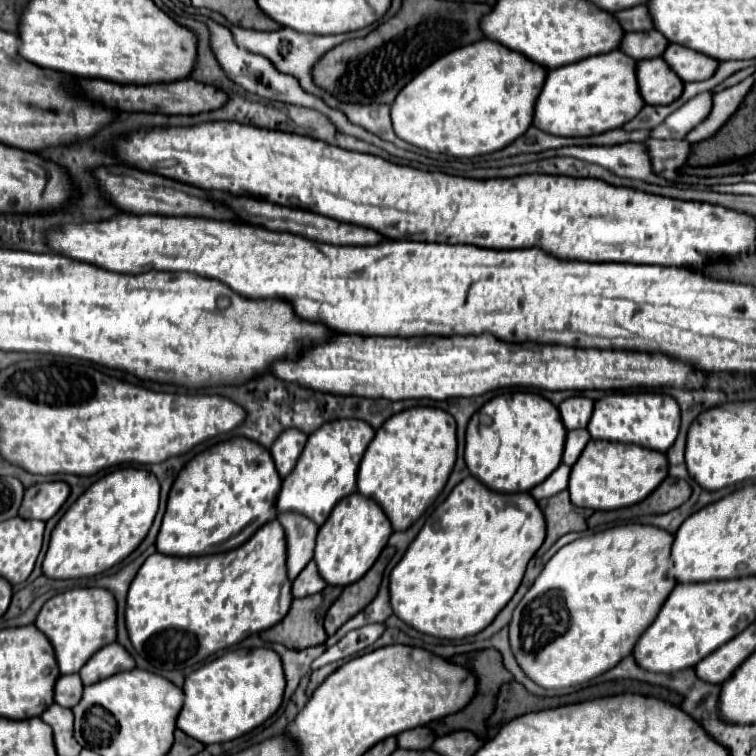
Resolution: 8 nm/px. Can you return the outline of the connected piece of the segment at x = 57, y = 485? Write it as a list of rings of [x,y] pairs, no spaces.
[[[41,482],[25,490],[23,504],[19,508],[21,518],[49,520],[67,500],[69,486],[65,482]]]

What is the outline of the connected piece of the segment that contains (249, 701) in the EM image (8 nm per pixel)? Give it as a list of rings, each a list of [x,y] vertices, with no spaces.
[[[271,648],[231,650],[221,658],[191,672],[183,686],[185,706],[177,718],[177,728],[189,732],[203,744],[227,742],[247,734],[277,712],[283,702],[285,674],[281,656]]]

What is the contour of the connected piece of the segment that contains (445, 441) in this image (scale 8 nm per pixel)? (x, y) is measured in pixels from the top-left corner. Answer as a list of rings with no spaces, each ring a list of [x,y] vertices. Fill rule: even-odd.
[[[415,406],[391,416],[375,434],[359,466],[357,488],[363,496],[373,498],[389,516],[393,530],[407,530],[439,496],[457,456],[457,424],[455,418],[441,408]]]

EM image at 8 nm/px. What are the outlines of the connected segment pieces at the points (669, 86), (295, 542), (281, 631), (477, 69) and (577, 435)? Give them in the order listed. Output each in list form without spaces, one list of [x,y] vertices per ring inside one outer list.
[[[663,58],[641,60],[637,68],[641,96],[647,104],[669,104],[683,94],[685,82],[669,70]]]
[[[283,512],[277,516],[277,520],[281,522],[287,534],[287,570],[289,578],[295,580],[297,574],[313,558],[319,526],[297,512]]]
[[[327,586],[325,594],[313,594],[309,598],[293,600],[289,614],[275,624],[273,628],[261,632],[265,642],[279,642],[293,650],[303,650],[307,646],[325,644],[327,634],[323,628],[323,618],[327,608],[337,598],[339,590],[335,586]]]
[[[493,40],[453,50],[415,76],[391,104],[393,130],[405,142],[451,156],[479,156],[501,150],[525,134],[547,68]]]
[[[573,430],[567,432],[567,442],[565,442],[565,454],[563,454],[563,462],[567,466],[573,466],[577,462],[577,458],[581,456],[583,448],[587,446],[587,442],[591,440],[587,430]]]

